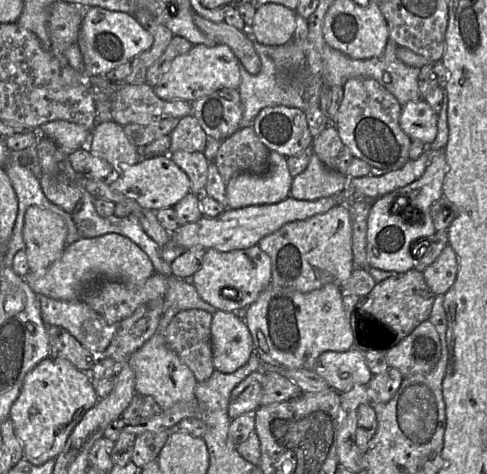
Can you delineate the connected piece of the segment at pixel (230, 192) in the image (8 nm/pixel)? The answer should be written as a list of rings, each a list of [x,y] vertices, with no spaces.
[[[270,151],[266,173],[241,173],[226,184],[228,208],[278,203],[290,196],[292,180],[287,158],[276,151]]]

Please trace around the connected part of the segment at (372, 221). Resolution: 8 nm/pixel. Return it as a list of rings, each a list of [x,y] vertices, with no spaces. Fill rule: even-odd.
[[[444,150],[434,151],[429,165],[419,179],[374,200],[369,212],[367,223],[366,251],[368,264],[371,268],[394,273],[404,273],[415,268],[417,260],[413,255],[413,247],[415,248],[418,242],[424,240],[428,242],[428,239],[437,232],[431,216],[431,207],[435,202],[443,197],[442,186],[447,171],[448,165]],[[413,210],[418,214],[418,219],[416,221],[411,220],[411,211]]]

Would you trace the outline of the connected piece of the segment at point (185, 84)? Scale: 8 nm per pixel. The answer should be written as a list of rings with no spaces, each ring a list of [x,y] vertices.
[[[196,44],[189,52],[172,60],[169,69],[153,87],[153,91],[163,100],[186,100],[193,103],[223,88],[238,89],[240,82],[239,60],[230,47],[224,44]]]

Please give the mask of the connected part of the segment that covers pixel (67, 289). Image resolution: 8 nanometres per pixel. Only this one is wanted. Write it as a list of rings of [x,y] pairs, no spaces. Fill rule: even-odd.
[[[116,233],[97,237],[81,237],[69,244],[62,255],[45,271],[28,272],[22,278],[37,295],[75,301],[82,299],[87,285],[96,279],[108,278],[131,284],[142,284],[155,273],[148,256],[129,238]]]

